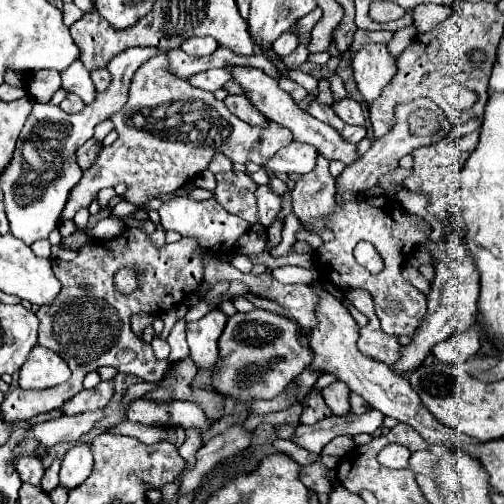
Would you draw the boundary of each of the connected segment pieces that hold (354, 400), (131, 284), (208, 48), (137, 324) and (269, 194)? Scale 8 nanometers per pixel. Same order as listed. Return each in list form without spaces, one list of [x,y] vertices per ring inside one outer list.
[[[354,392],[350,393],[349,402],[350,402],[350,411],[353,412],[353,414],[363,414],[365,410],[371,410],[369,402],[365,402],[365,398]]]
[[[121,270],[121,272],[115,276],[115,282],[117,282],[117,286],[119,286],[123,292],[131,292],[131,290],[135,288],[135,280],[133,280],[133,276],[131,276],[129,270]]]
[[[191,36],[181,44],[181,50],[191,56],[209,56],[217,50],[217,40],[211,36]]]
[[[137,314],[137,316],[131,316],[131,330],[133,332],[143,332],[151,322],[153,322],[153,314]]]
[[[267,185],[257,186],[255,198],[257,198],[257,222],[269,228],[275,222],[282,201]]]

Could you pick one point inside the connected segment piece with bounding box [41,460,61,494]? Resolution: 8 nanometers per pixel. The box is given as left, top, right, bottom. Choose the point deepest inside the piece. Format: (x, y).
(49, 482)

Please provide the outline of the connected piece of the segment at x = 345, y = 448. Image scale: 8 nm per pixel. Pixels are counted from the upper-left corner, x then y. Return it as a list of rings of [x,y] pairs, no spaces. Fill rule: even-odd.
[[[337,436],[337,438],[333,438],[333,440],[323,448],[323,454],[345,456],[345,452],[349,452],[349,450],[351,450],[351,446],[355,446],[351,436]]]

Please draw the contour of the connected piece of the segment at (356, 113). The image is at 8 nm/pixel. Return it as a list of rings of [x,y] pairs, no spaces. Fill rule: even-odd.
[[[343,98],[341,102],[333,104],[333,108],[335,108],[335,114],[347,124],[359,124],[361,126],[365,122],[363,106],[351,98]]]

